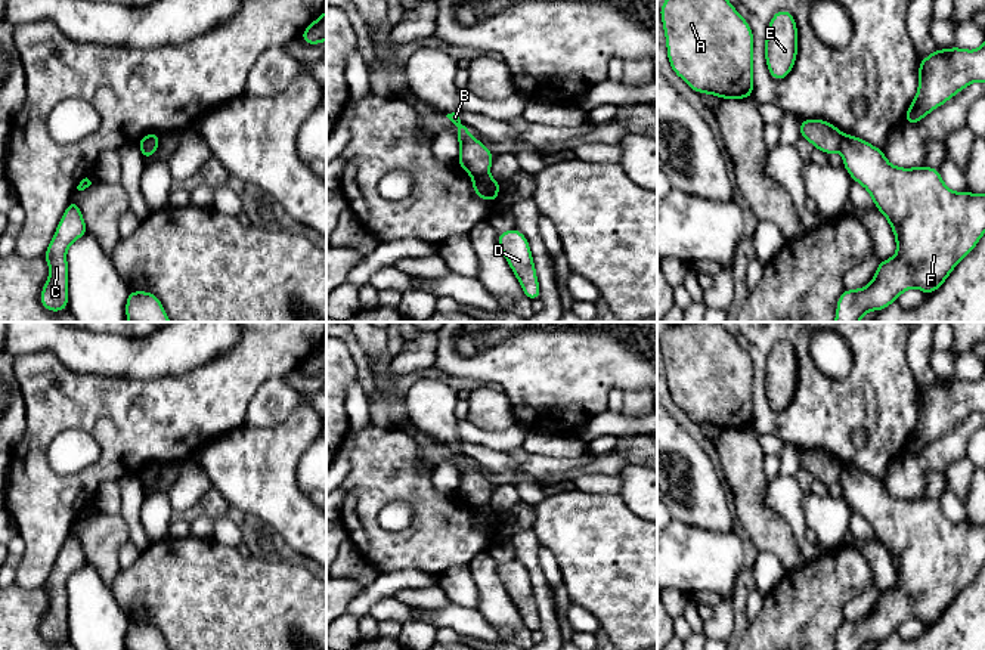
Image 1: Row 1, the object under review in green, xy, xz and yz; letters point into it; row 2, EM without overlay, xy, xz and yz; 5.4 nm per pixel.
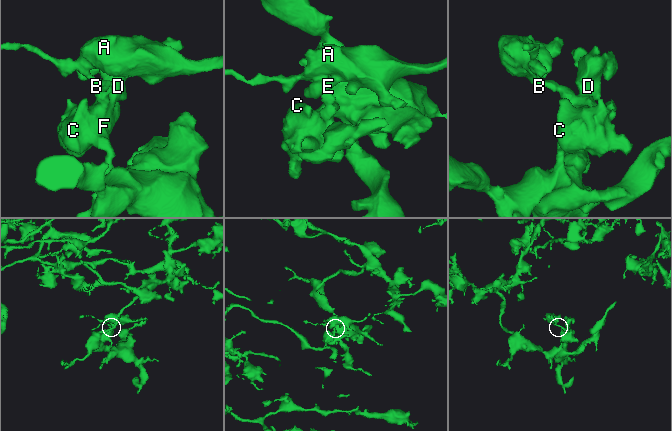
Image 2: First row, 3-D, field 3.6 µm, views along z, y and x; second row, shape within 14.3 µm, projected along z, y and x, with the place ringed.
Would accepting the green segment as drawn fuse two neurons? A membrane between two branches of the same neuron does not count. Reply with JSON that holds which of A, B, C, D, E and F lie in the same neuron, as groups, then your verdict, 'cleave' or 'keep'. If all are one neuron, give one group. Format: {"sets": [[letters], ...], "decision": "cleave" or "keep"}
{"sets": [["A", "B", "E"], ["C", "D", "F"]], "decision": "cleave"}

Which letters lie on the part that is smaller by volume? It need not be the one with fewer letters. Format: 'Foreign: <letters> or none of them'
Foreign: A, B, E

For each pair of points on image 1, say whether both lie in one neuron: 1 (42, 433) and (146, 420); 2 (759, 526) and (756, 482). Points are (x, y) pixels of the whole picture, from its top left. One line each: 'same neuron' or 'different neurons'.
1: same neuron
2: same neuron

